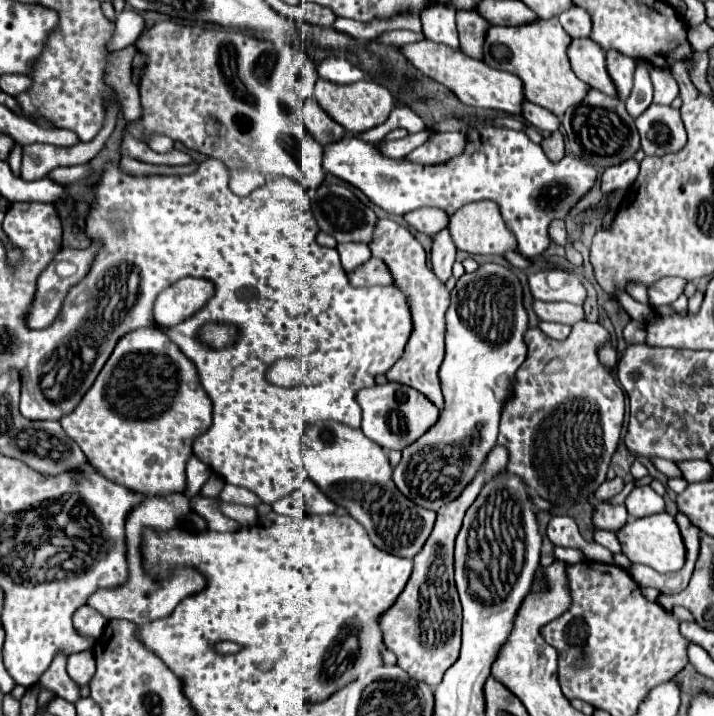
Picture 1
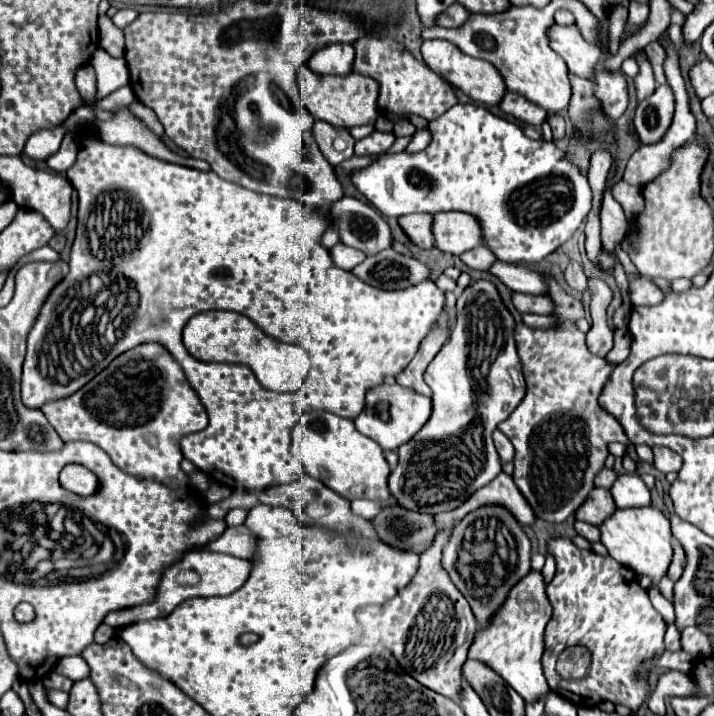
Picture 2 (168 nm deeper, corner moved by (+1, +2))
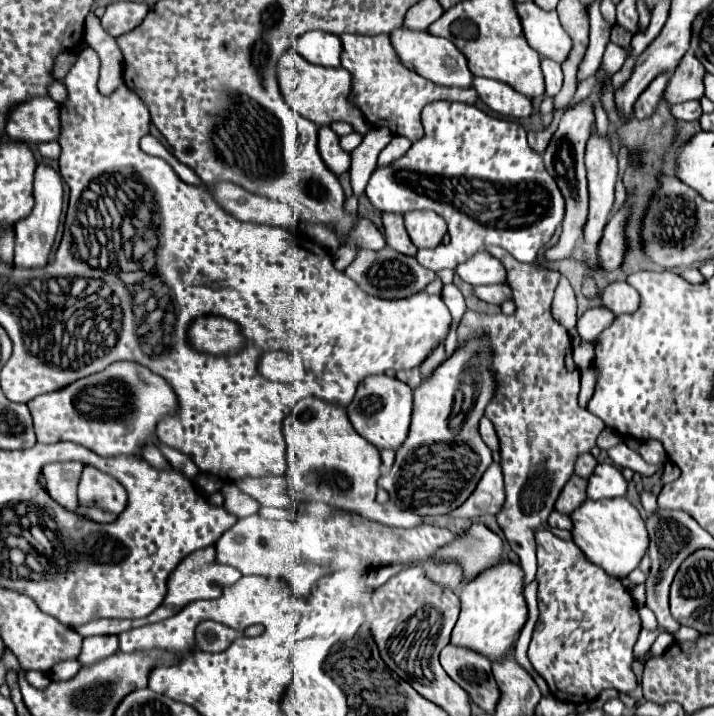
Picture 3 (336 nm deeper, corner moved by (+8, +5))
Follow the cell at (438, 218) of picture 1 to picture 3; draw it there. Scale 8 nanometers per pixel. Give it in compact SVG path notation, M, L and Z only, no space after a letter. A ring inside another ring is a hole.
M382 212L382 224L384 224L386 244L392 250L398 250L400 254L406 254L406 256L416 256L418 248L414 248L414 244L410 242L410 236L406 234L406 230L402 226L402 216L400 214Z

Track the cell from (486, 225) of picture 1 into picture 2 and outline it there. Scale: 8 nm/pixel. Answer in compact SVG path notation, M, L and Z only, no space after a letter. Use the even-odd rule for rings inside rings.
M463 211L437 213L433 221L433 235L435 247L451 255L463 255L465 251L485 243L479 219Z

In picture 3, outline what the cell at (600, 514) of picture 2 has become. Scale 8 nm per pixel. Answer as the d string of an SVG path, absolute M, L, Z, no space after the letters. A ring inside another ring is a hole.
M570 476L570 480L562 488L562 492L560 492L554 508L558 512L562 512L562 514L570 514L584 500L586 500L586 480L578 478L578 476Z

